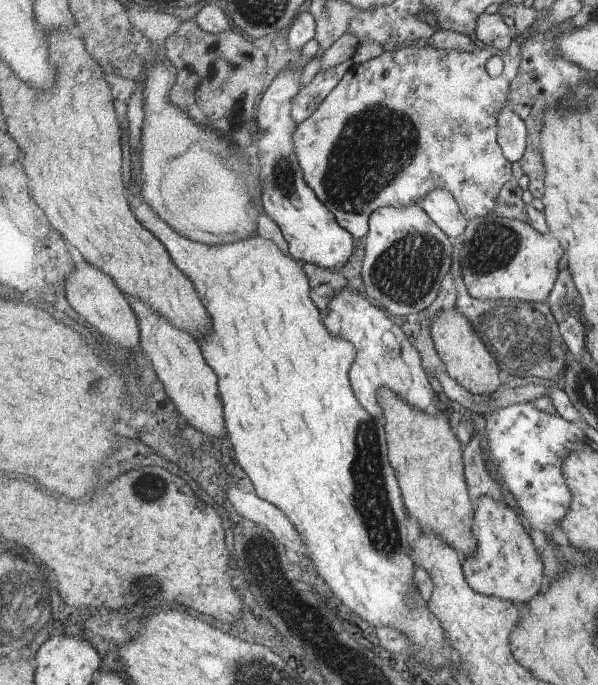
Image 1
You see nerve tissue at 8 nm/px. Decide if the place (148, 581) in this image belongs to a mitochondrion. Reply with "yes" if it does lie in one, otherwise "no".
yes

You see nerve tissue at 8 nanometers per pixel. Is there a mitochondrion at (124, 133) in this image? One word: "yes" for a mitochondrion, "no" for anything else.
no

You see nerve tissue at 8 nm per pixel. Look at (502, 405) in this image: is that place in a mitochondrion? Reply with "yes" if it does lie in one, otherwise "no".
no

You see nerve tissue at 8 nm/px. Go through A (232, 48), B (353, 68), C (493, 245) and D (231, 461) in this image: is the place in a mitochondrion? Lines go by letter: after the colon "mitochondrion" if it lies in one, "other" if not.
A: mitochondrion
B: other
C: mitochondrion
D: other

